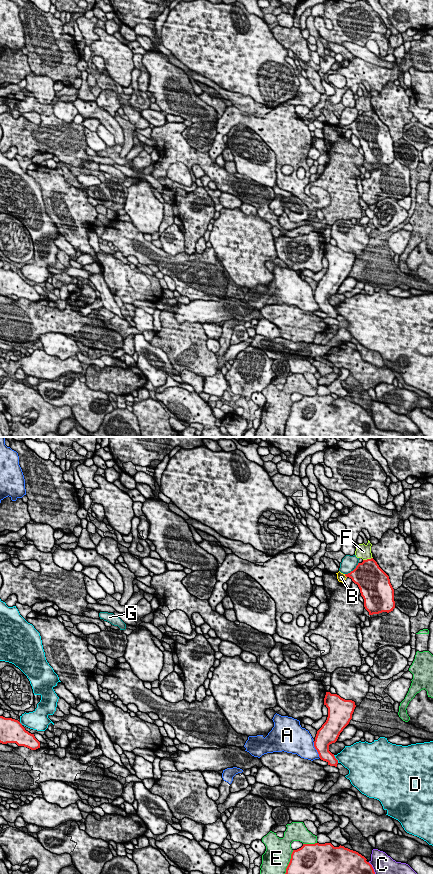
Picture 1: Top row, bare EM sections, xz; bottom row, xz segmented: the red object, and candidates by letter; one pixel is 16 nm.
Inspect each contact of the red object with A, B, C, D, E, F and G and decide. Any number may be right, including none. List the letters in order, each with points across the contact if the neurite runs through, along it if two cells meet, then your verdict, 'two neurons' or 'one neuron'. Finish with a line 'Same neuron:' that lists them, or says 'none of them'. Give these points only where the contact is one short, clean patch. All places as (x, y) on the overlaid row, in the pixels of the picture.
A: two neurons
B: across xz (360, 575), (345, 575), (341, 577) | one neuron
C: two neurons
D: two neurons
E: two neurons
F: two neurons
G: two neurons
Same neuron: B

